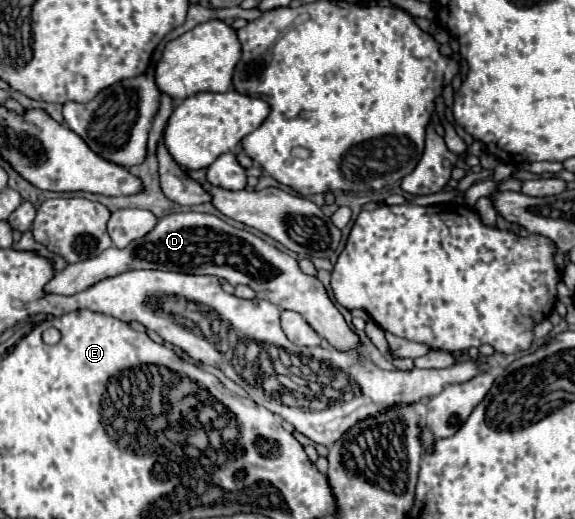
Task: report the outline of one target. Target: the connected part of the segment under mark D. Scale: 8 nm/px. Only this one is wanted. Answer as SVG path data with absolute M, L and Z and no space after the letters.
M207 213L165 215L151 233L147 233L143 239L133 241L125 249L111 247L93 259L67 265L63 271L55 273L53 279L45 285L45 293L47 295L57 293L69 297L93 287L93 283L99 283L101 279L131 269L161 269L161 271L181 271L181 273L195 273L195 275L215 275L227 279L231 285L249 285L273 305L299 313L317 331L317 335L323 337L333 349L351 351L361 347L359 335L353 329L349 329L347 321L333 305L327 289L317 277L305 275L291 255Z

